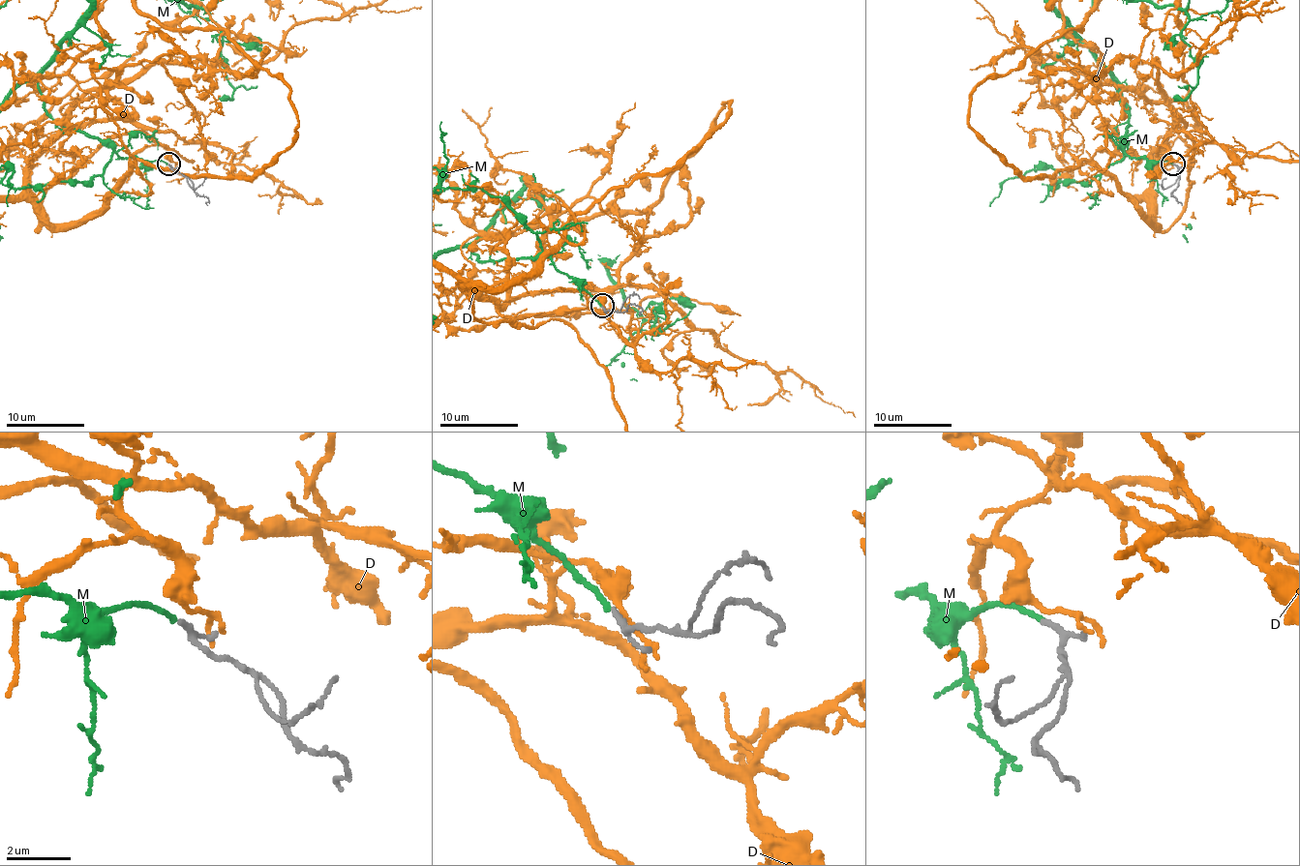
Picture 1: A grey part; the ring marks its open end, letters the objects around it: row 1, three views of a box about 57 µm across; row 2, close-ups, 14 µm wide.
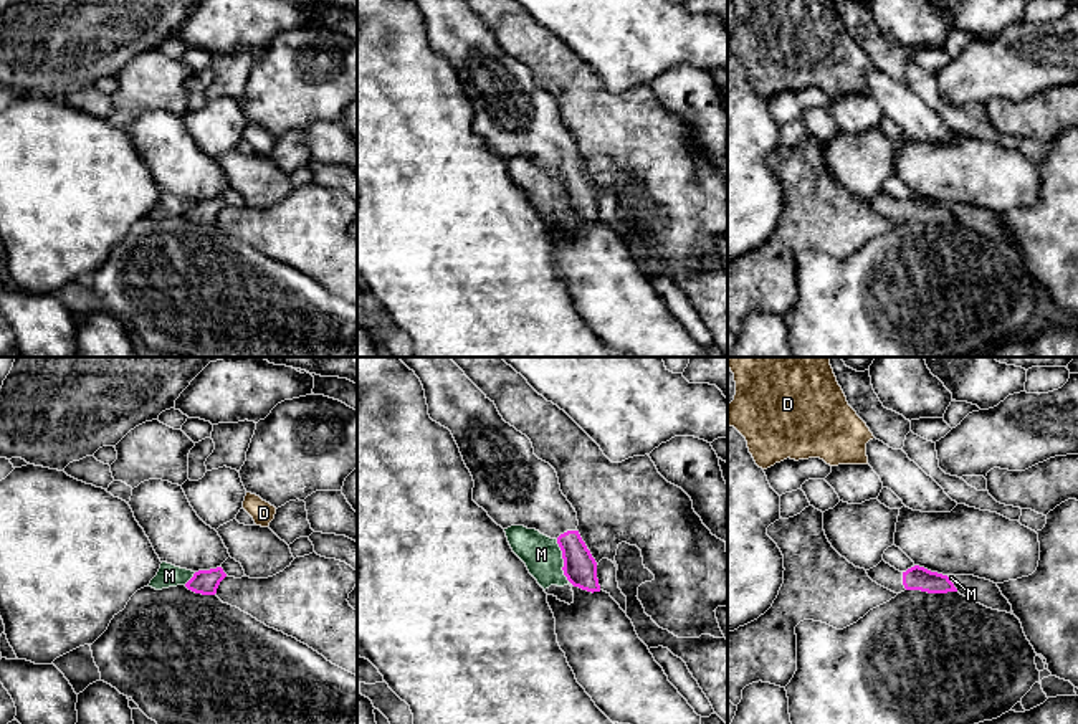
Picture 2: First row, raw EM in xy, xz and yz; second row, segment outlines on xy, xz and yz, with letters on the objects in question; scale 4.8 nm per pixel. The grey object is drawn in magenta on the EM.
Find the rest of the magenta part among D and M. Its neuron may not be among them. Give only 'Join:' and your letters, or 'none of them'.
Join: none of them

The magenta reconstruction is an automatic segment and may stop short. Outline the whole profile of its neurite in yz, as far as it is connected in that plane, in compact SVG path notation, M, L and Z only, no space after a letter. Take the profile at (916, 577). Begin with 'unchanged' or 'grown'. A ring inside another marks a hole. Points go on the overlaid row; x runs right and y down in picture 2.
grown | M881 560L876 567L866 570L866 574L873 582L894 593L901 593L904 590L921 590L928 593L957 592L947 575L931 572L919 565L914 565L906 572L899 572Z

